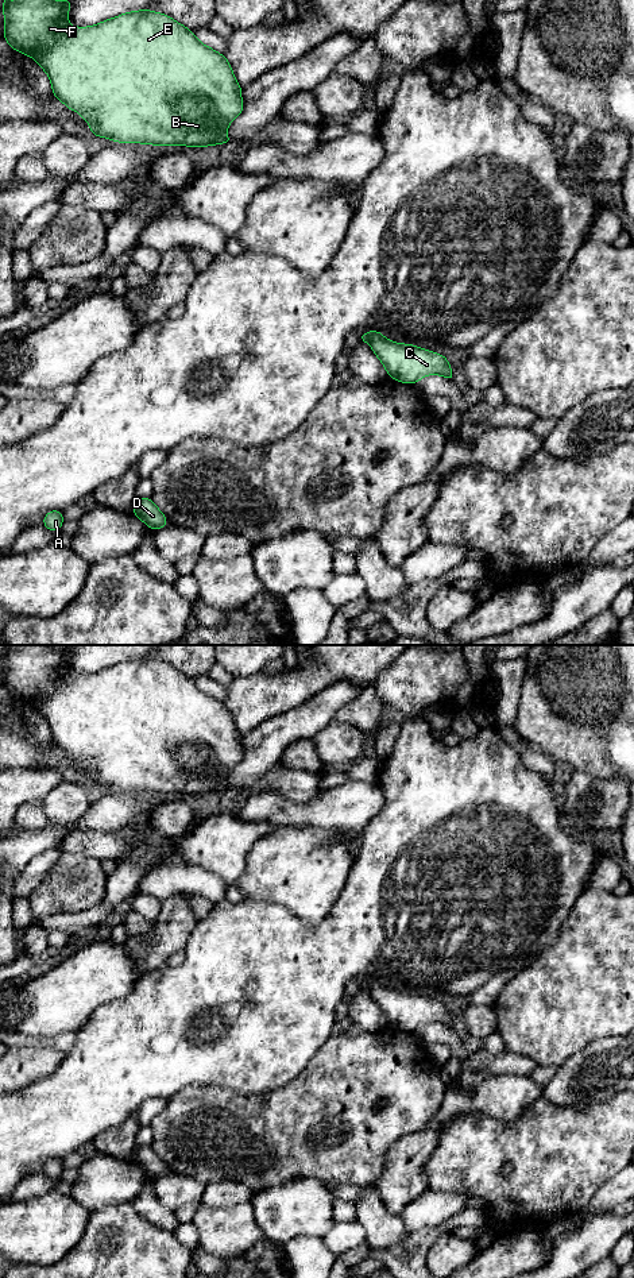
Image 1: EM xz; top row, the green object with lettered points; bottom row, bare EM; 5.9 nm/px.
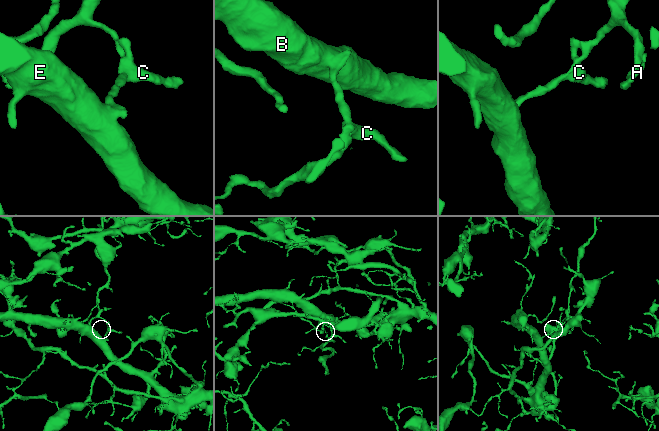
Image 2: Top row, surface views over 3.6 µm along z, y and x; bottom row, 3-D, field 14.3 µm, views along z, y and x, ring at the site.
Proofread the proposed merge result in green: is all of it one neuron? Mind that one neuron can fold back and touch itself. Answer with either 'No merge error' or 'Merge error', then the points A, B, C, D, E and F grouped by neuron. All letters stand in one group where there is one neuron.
Merge error. Groups: A D / B C E F

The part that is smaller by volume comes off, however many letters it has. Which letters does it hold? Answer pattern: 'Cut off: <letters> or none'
Cut off: A, D

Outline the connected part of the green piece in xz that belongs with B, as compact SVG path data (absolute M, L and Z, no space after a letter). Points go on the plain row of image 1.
M3 645L4 659L4 687L11 696L32 704L38 713L49 722L53 733L53 744L61 748L69 757L78 760L90 773L90 780L113 789L136 789L142 792L170 794L181 792L189 795L214 794L220 791L232 791L233 787L225 783L229 771L243 760L241 734L236 730L232 715L227 706L213 696L202 692L188 675L179 672L170 664L148 657L125 660L113 667L104 668L90 675L71 675L67 668L67 660L71 655L70 648L54 649L50 645L20 645L19 648L7 648Z

